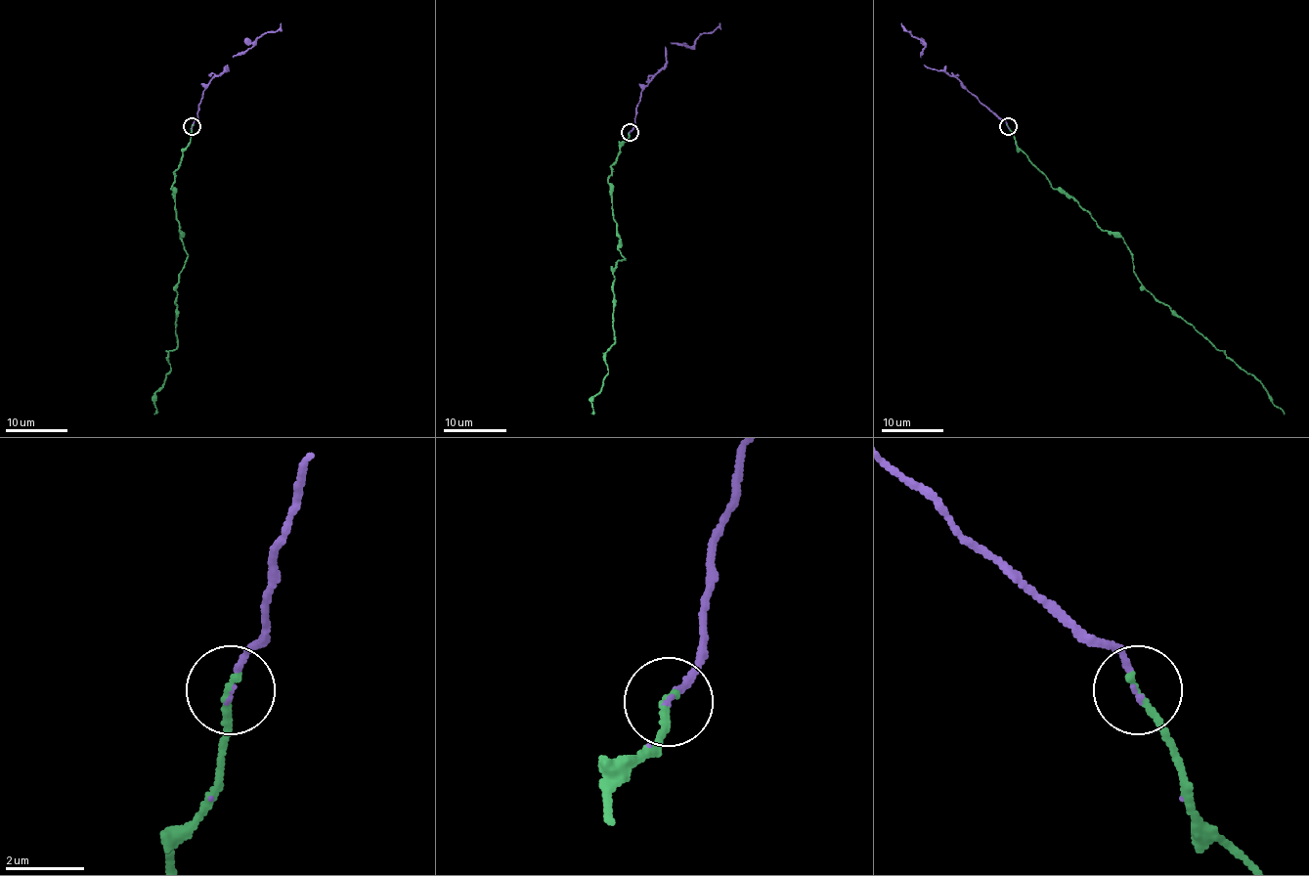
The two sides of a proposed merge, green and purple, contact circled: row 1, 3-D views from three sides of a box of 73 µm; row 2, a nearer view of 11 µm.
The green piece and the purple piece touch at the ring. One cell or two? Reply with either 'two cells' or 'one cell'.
one cell

